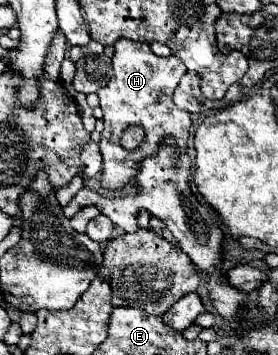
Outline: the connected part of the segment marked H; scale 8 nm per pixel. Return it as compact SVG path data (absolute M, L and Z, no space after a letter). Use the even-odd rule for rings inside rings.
M121 38L115 42L115 54L113 54L113 76L105 88L97 92L101 100L103 110L103 122L105 130L101 134L101 154L103 154L103 174L101 182L105 188L123 188L125 184L135 184L137 164L153 156L163 140L163 136L173 136L177 146L185 150L189 146L189 128L191 128L191 116L185 110L179 110L173 104L173 92L179 86L181 78L185 76L183 62L171 54L167 58L161 58L151 52L149 44ZM127 126L143 126L147 138L143 140L143 146L139 146L135 152L123 150L119 146L119 138Z

